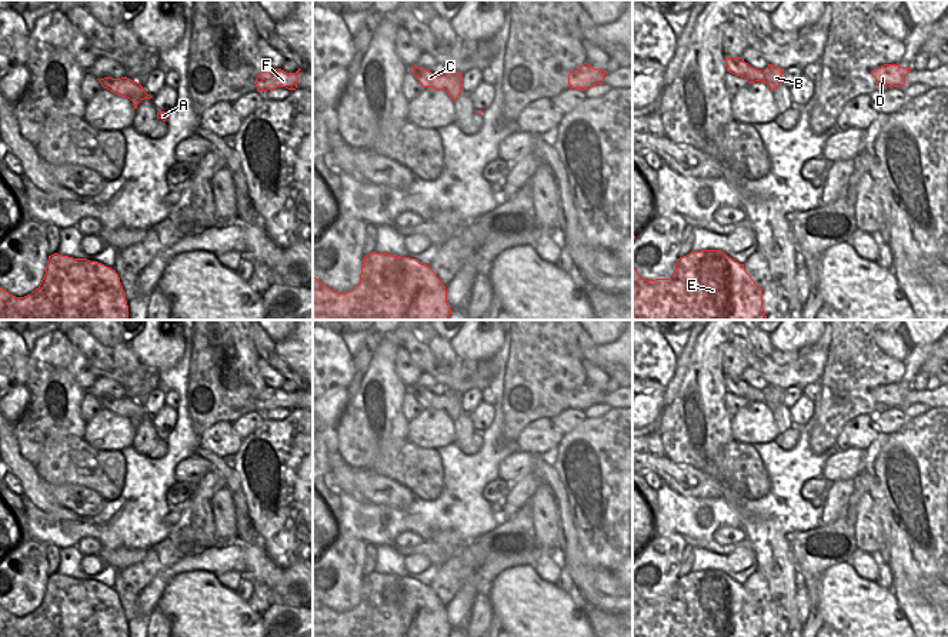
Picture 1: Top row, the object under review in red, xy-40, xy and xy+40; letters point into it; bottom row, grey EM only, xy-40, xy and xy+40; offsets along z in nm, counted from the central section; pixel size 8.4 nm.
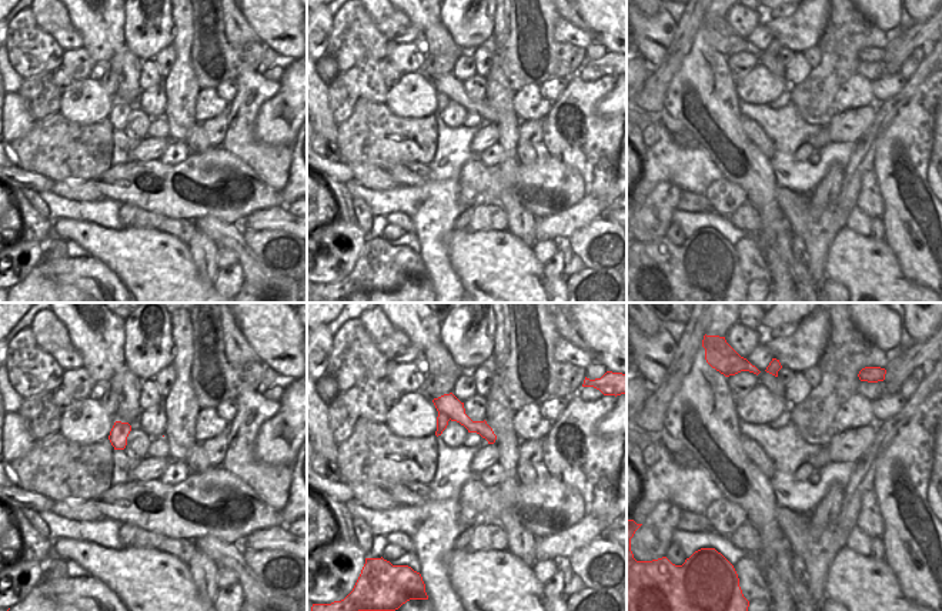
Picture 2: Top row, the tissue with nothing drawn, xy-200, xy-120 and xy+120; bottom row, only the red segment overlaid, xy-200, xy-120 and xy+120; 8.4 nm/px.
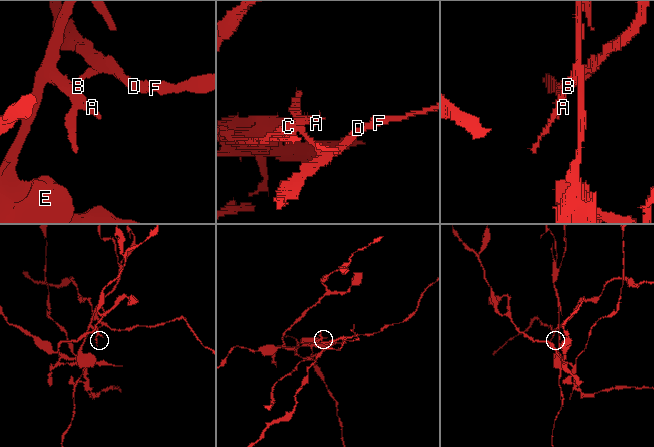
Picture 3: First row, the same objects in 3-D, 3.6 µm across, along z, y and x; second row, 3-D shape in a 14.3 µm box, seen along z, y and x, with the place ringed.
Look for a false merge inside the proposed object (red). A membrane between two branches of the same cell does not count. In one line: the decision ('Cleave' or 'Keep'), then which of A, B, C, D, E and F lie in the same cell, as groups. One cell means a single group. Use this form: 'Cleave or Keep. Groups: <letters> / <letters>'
Cleave. Groups: A C E / B D F.

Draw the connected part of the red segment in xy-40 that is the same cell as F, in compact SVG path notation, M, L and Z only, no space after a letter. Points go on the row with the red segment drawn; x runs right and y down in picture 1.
M266 67L256 79L254 84L257 91L274 90L277 87L286 87L296 90L298 83L298 69L296 73L287 73L281 69Z

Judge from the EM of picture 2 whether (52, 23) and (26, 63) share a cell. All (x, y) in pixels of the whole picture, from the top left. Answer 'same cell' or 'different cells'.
different cells

